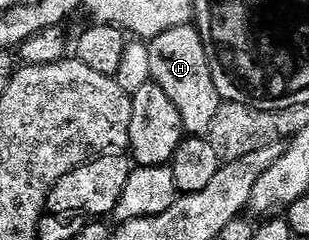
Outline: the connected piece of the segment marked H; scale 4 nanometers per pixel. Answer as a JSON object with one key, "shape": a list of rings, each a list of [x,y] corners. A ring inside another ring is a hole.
{"shape":[[[195,24],[179,25],[162,31],[162,35],[151,38],[148,45],[148,73],[151,80],[162,91],[166,91],[170,103],[178,107],[178,115],[184,124],[185,134],[204,137],[214,123],[214,115],[220,109],[222,98],[210,71],[206,47]]]}

